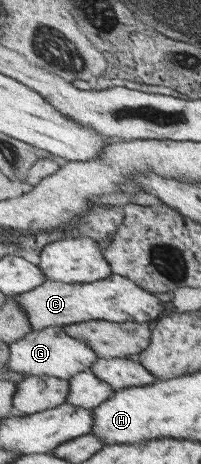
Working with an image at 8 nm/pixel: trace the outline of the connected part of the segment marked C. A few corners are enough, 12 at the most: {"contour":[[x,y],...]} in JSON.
{"contour":[[112,273],[17,295],[33,329],[150,322],[161,299]]}

